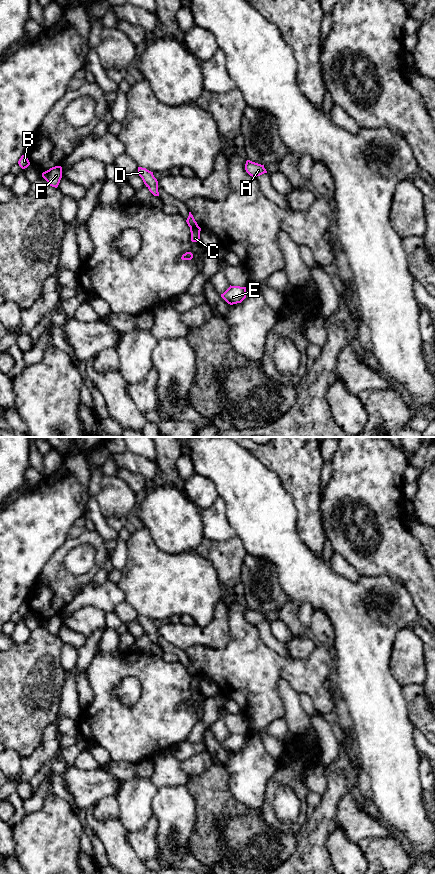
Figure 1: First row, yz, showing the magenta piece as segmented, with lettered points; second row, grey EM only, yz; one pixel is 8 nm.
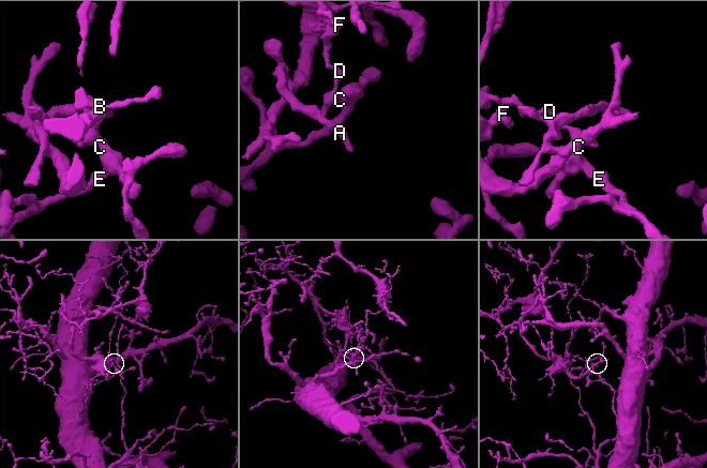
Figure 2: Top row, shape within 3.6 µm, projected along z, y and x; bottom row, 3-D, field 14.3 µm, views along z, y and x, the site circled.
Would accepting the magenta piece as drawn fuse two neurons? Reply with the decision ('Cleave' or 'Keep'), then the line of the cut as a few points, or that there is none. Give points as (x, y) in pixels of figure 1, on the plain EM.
Cleave. Split along yz (198, 674), (190, 677)

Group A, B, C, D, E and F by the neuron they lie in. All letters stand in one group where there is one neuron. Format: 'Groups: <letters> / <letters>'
Groups: A B D F / C E

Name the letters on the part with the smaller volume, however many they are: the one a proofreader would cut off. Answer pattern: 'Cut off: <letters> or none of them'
Cut off: A, B, D, F

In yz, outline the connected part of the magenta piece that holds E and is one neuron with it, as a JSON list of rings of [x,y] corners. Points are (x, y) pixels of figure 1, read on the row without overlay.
[[[230,733],[221,745],[230,753],[241,751],[246,746],[246,735]]]

